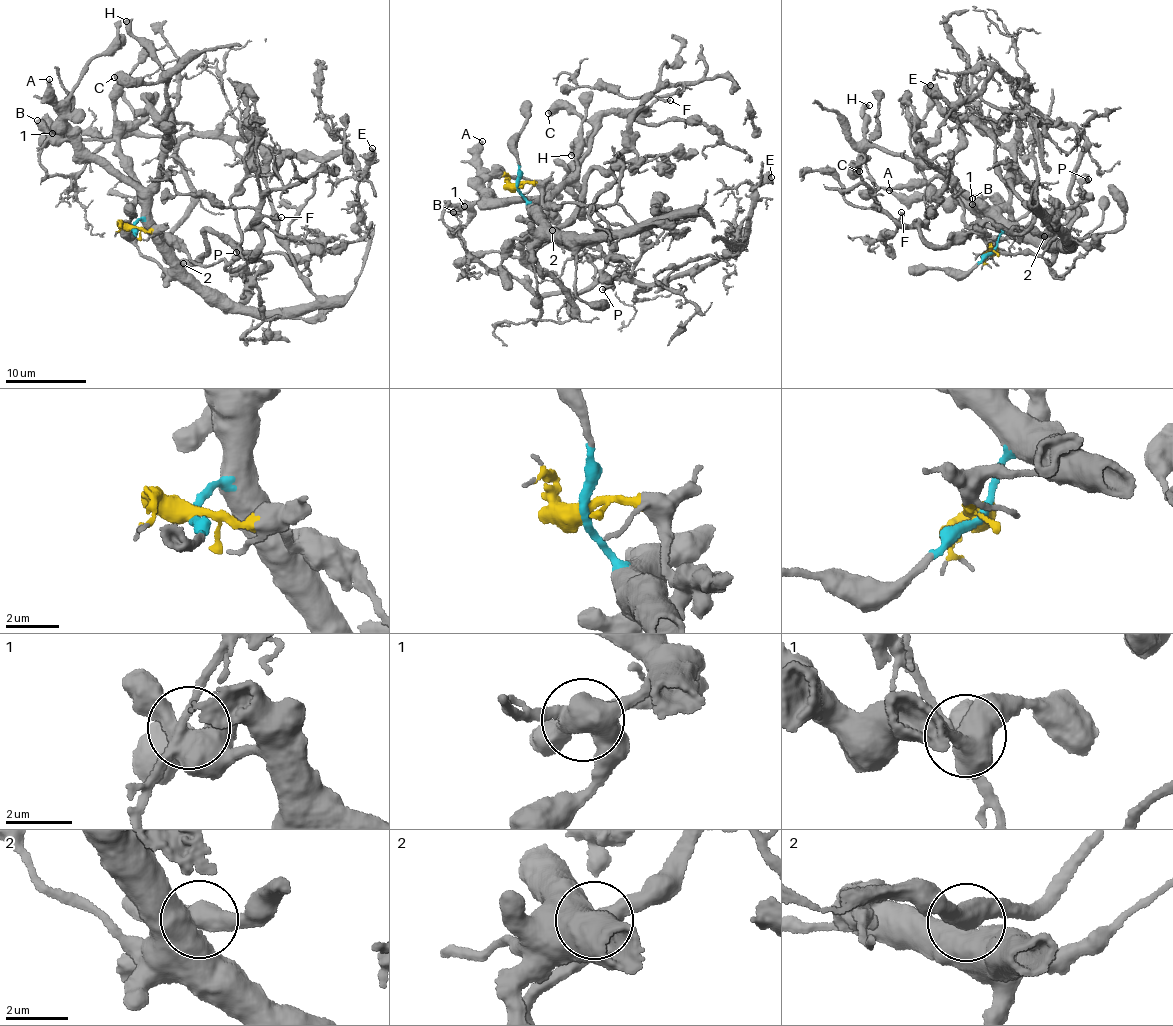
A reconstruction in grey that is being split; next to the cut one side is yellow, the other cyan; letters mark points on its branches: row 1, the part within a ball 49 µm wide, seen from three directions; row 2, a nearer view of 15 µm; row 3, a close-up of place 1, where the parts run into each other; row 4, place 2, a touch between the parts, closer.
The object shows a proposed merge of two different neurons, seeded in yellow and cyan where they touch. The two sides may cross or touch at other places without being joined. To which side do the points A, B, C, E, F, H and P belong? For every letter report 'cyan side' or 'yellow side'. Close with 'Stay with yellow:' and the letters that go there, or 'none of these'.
A: cyan side
B: cyan side
C: cyan side
E: yellow side
F: yellow side
H: cyan side
P: yellow side
Stay with yellow: E, F, P

